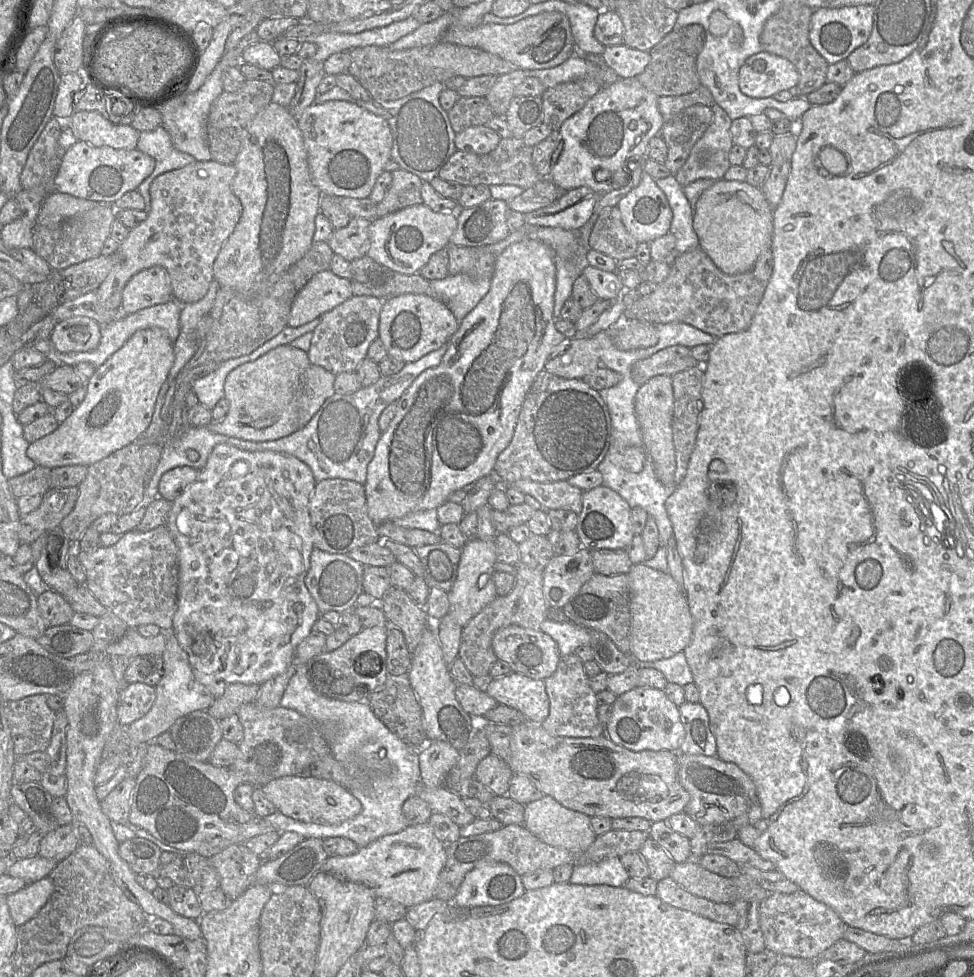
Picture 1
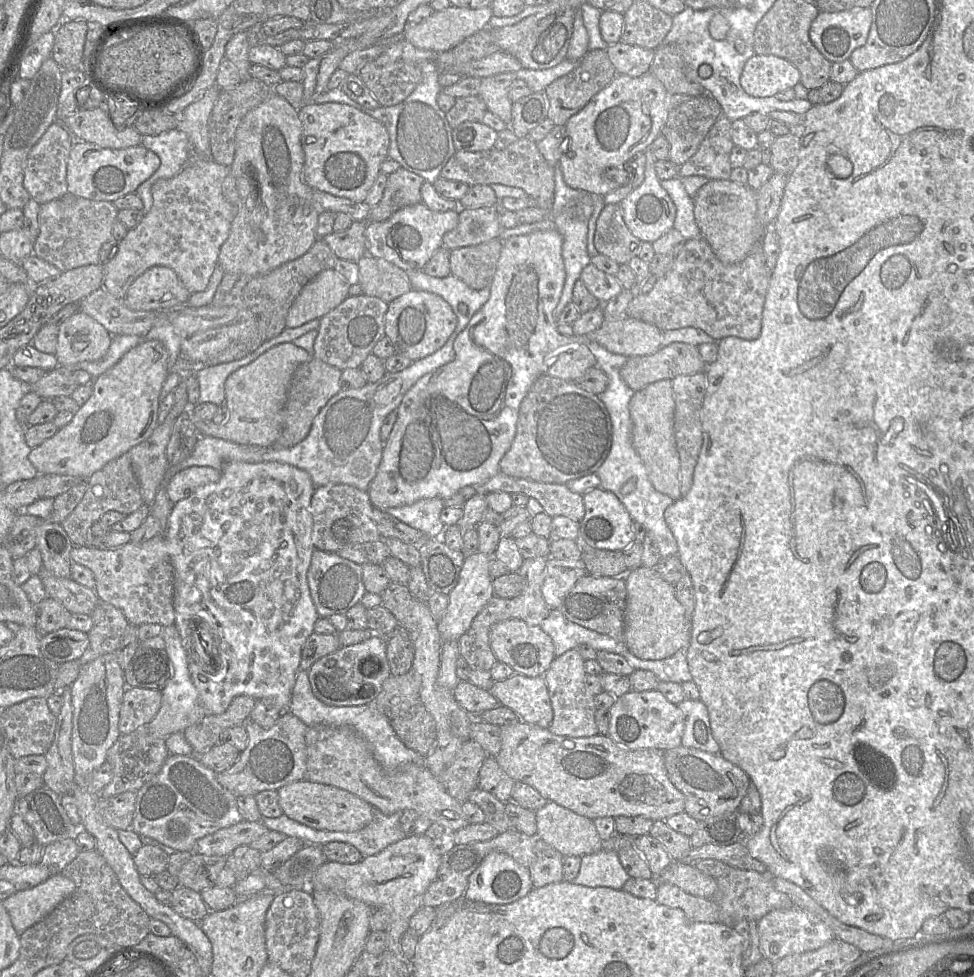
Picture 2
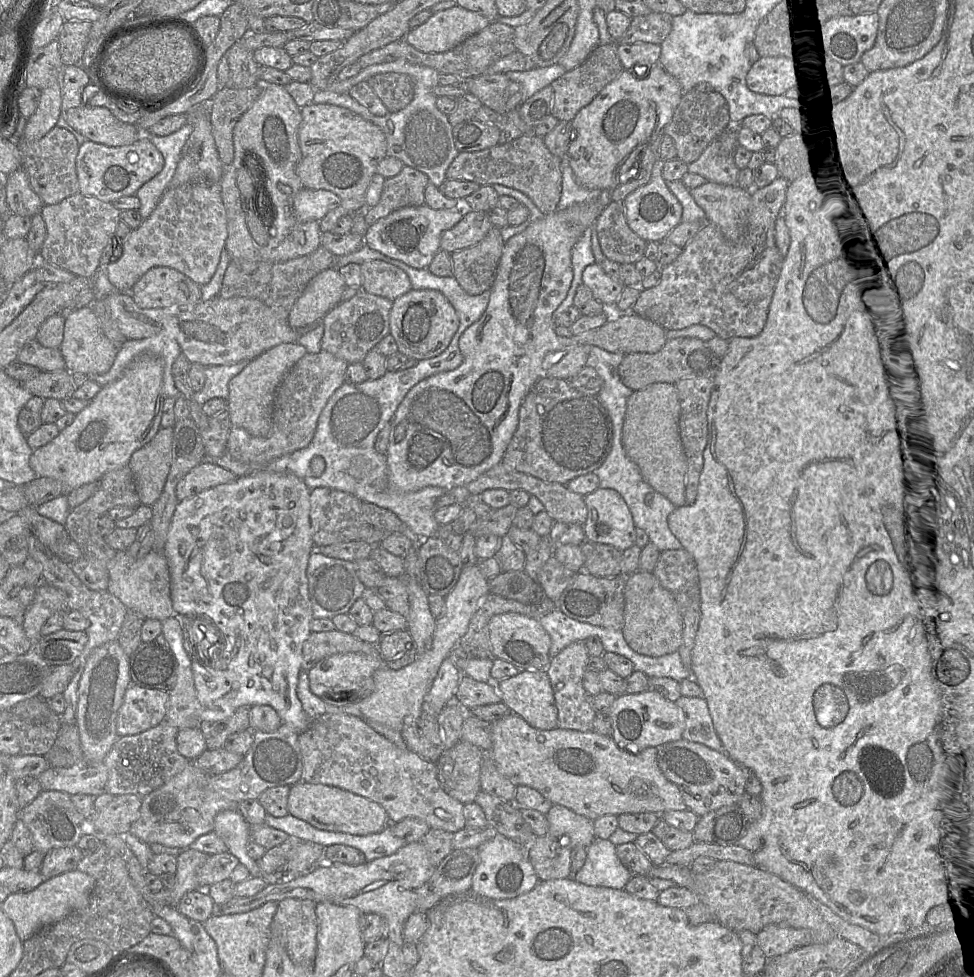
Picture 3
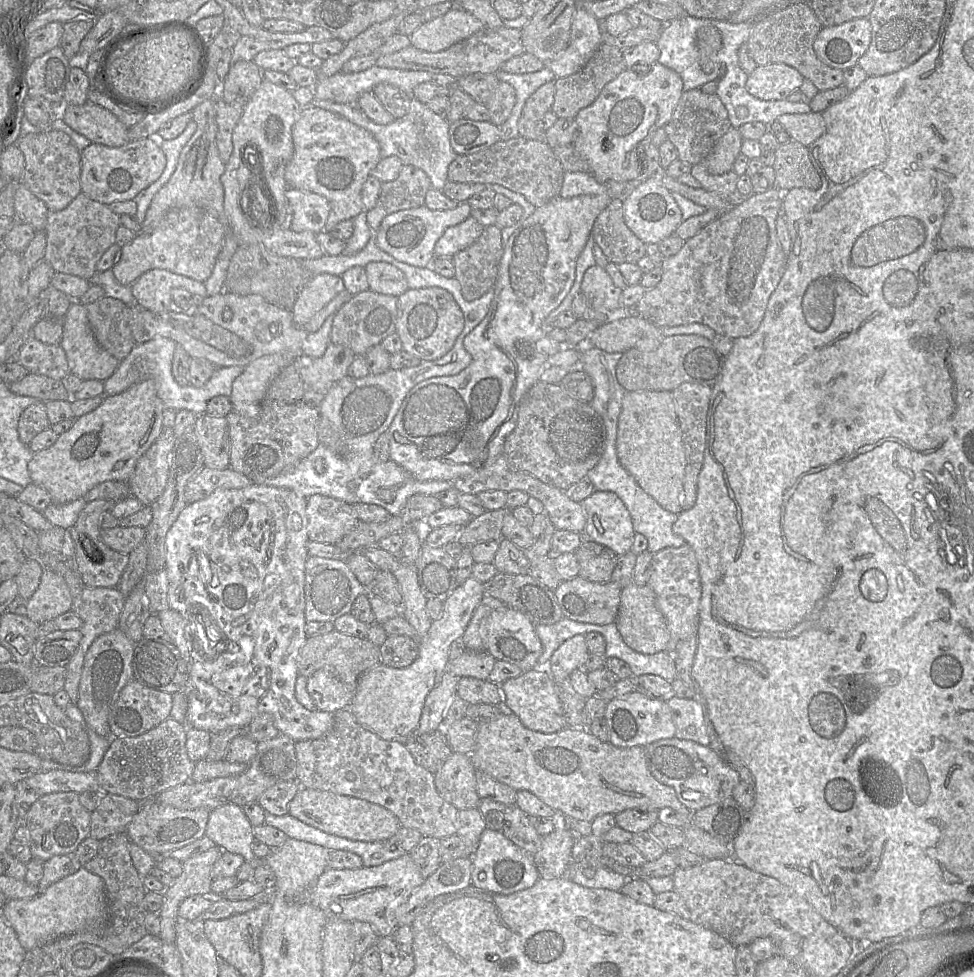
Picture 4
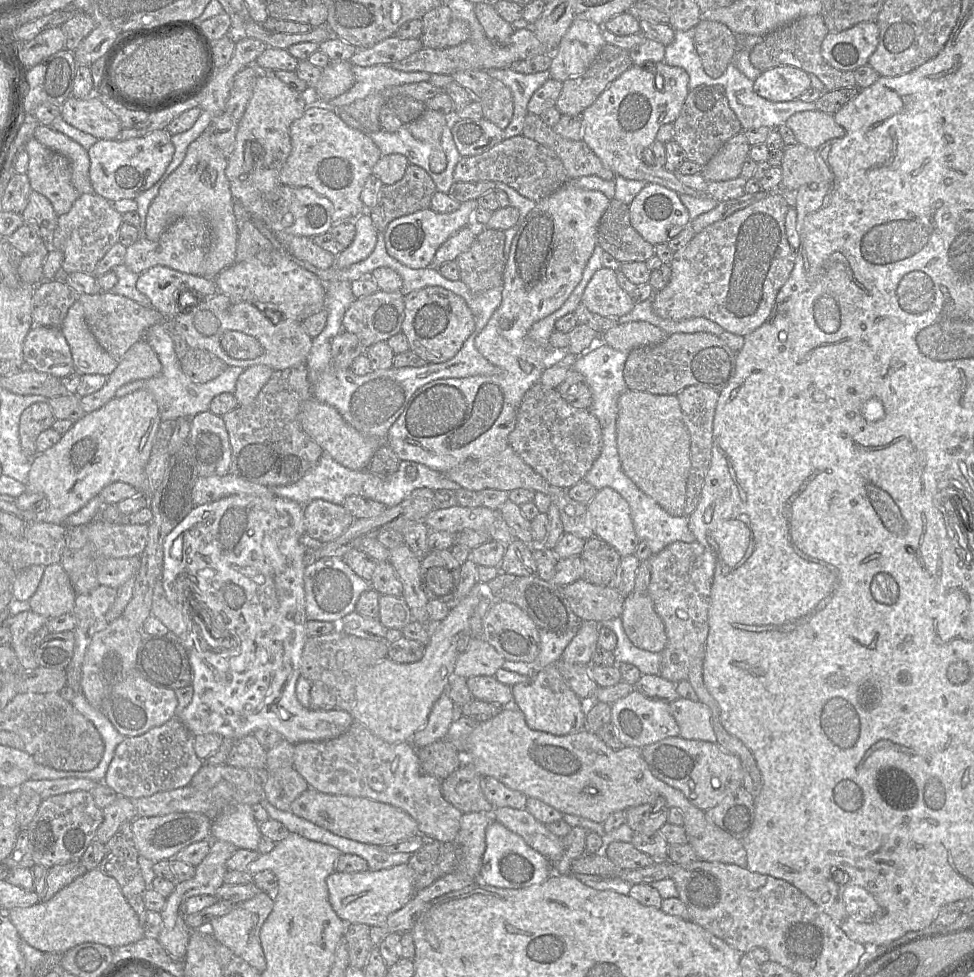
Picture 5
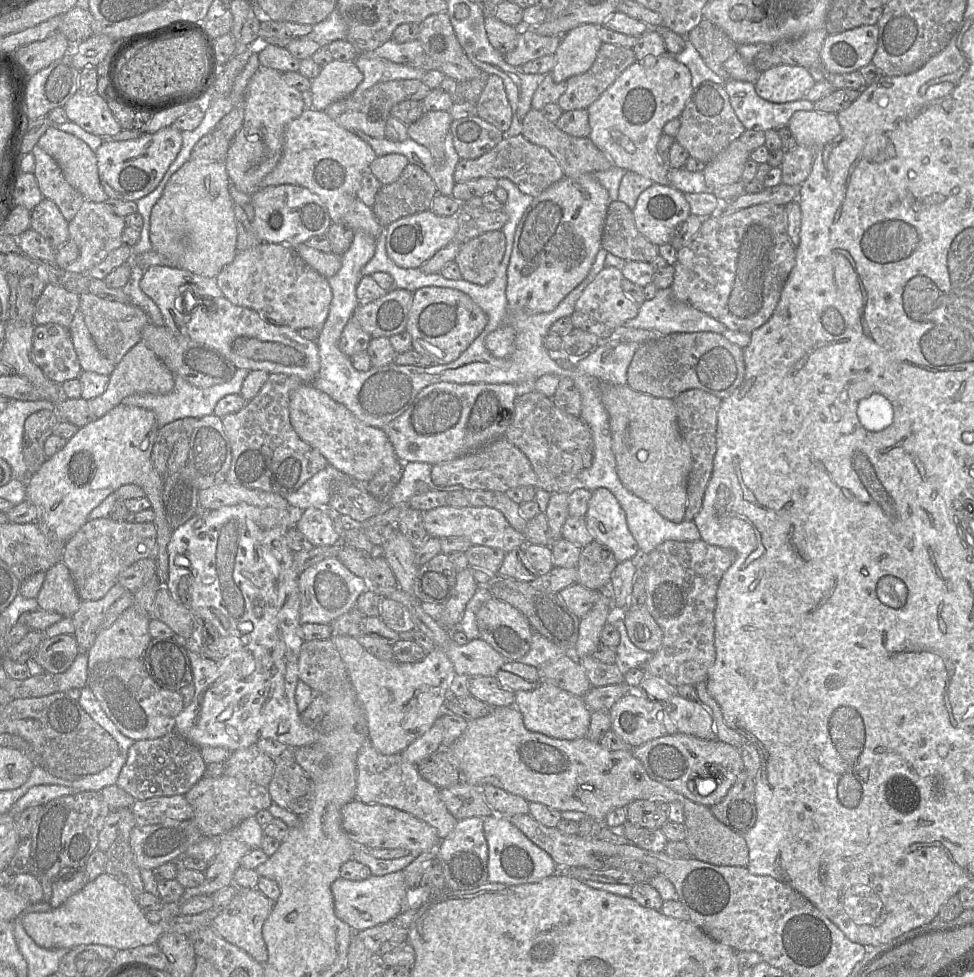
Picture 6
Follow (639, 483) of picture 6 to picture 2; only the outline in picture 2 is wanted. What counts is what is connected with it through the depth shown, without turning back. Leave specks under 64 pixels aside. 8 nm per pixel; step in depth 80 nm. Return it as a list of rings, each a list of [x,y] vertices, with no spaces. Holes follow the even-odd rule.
[[[664,379],[649,384],[643,389],[636,391],[629,403],[632,419],[632,444],[643,461],[649,480],[654,488],[674,501],[682,497],[680,490],[680,457],[677,451],[675,439],[675,398],[672,380]]]

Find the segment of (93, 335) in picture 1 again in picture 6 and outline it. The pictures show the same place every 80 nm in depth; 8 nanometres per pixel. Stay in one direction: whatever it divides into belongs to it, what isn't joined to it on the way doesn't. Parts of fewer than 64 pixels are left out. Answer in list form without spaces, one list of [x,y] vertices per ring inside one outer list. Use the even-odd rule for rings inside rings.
[[[80,309],[75,312],[68,329],[82,371],[91,371],[109,376],[113,372],[115,364],[98,350],[86,327]]]

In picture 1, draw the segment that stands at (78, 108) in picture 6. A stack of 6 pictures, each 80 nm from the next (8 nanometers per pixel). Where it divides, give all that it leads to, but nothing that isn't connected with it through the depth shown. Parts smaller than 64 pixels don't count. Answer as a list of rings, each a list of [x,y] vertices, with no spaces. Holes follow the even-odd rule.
[[[75,111],[68,120],[63,122],[70,127],[77,140],[93,146],[108,146],[121,150],[132,150],[137,147],[140,132],[131,125],[115,124],[97,111]]]

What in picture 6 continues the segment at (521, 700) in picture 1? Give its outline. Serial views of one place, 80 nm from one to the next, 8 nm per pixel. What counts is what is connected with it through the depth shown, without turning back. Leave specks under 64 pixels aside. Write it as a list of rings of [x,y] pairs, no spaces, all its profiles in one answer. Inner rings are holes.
[[[541,681],[534,690],[515,692],[515,706],[522,714],[525,727],[532,732],[556,739],[575,740],[586,737],[589,729],[592,711],[583,697],[577,697],[545,681]]]

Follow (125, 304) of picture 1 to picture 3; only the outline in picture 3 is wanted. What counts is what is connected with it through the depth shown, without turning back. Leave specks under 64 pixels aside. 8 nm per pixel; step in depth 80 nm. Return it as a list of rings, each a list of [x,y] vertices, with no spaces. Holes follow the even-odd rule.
[[[156,266],[133,285],[131,295],[141,308],[188,307],[201,300],[201,286],[174,268]]]

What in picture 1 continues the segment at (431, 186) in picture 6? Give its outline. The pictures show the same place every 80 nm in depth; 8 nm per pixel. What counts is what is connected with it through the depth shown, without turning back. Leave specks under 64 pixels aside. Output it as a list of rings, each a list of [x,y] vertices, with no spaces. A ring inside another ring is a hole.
[[[404,169],[392,173],[392,182],[383,200],[377,204],[376,217],[380,218],[409,206],[422,204],[423,180]]]

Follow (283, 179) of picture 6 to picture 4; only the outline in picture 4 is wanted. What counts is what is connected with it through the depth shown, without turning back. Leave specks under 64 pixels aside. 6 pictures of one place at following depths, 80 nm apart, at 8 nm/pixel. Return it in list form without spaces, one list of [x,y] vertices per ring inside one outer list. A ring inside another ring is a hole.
[[[303,107],[292,130],[294,152],[285,167],[284,177],[289,187],[310,191],[324,196],[330,204],[330,212],[323,231],[330,232],[335,225],[347,219],[354,219],[365,210],[362,189],[372,170],[382,159],[378,141],[366,129],[350,122],[336,113],[320,107]]]

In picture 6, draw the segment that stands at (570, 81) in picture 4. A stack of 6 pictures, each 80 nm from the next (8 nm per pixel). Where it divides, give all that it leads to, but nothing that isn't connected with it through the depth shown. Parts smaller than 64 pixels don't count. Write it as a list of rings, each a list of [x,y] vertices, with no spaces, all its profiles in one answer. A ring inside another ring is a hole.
[[[602,43],[593,65],[586,72],[573,76],[566,81],[566,90],[560,96],[557,104],[566,111],[588,109],[633,63],[636,57],[633,48]]]

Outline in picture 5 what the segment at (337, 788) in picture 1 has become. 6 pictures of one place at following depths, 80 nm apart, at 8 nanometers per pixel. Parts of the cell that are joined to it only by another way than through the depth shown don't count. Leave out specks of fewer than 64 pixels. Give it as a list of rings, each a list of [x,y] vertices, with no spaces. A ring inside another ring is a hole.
[[[308,788],[292,802],[290,811],[338,836],[378,846],[394,844],[419,834],[416,821],[408,813],[365,797],[332,795]]]

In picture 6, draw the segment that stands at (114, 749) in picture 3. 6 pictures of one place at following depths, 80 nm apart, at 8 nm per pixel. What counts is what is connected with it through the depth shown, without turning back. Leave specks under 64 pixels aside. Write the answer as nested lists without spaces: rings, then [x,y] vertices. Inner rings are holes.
[[[173,731],[161,738],[138,740],[129,748],[127,761],[123,766],[116,785],[133,796],[136,800],[146,800],[161,796],[185,795],[205,775],[205,763],[200,747]]]

